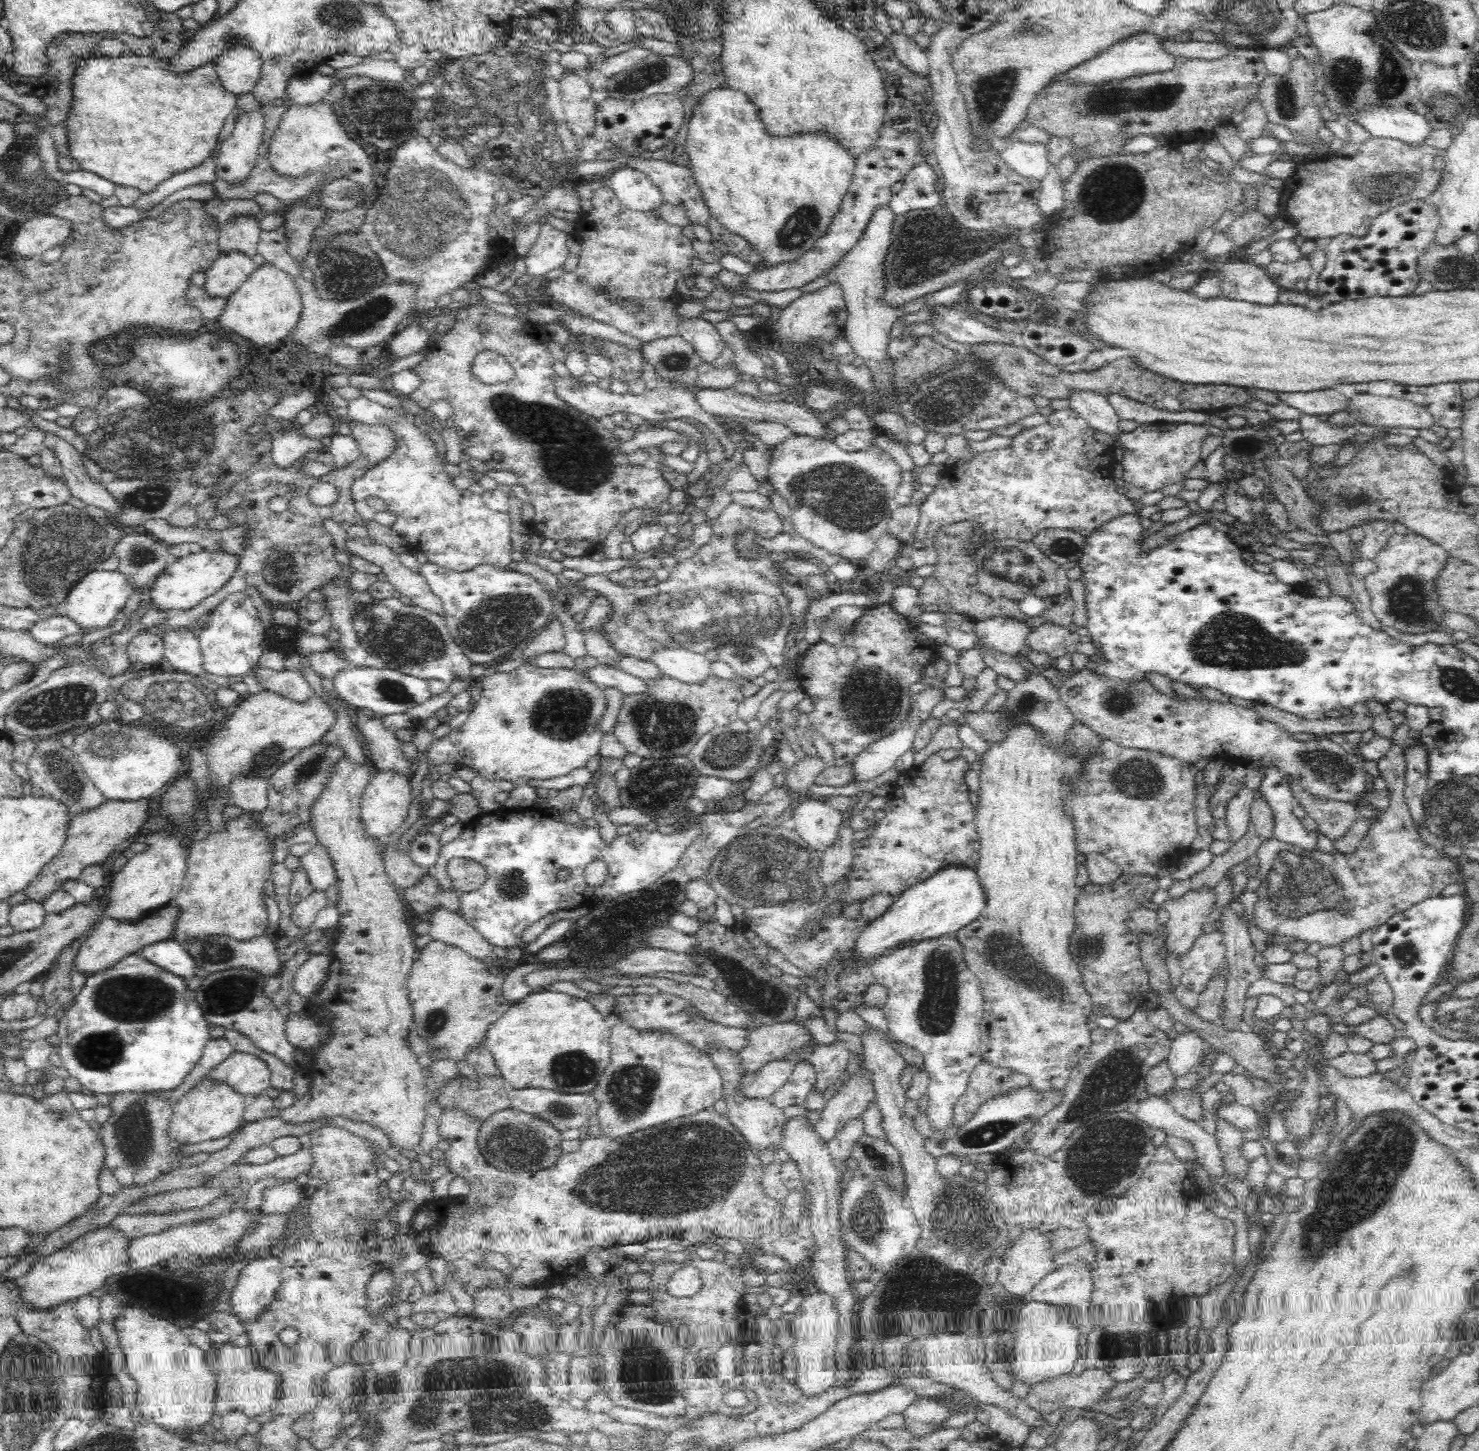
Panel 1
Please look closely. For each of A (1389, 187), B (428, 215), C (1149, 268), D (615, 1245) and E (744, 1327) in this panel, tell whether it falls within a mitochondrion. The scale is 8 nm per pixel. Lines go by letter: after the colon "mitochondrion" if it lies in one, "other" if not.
A: mitochondrion
B: mitochondrion
C: other
D: other
E: other

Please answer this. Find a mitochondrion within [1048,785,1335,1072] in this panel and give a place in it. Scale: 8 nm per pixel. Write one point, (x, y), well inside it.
(1092, 947)

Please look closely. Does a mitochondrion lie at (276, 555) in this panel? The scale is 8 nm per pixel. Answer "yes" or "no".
yes

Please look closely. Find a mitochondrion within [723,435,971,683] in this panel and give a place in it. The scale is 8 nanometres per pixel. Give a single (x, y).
(853, 500)

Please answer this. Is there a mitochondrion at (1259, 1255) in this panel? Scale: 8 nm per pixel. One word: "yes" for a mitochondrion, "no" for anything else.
no

